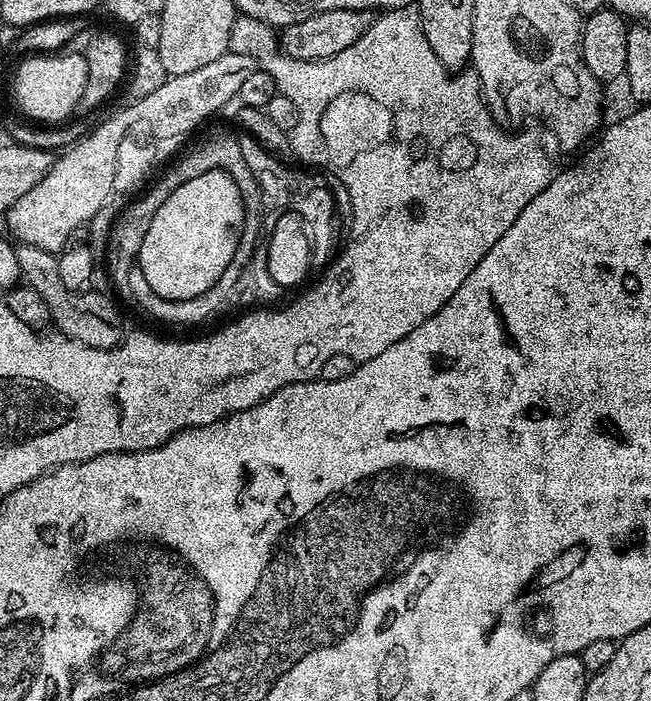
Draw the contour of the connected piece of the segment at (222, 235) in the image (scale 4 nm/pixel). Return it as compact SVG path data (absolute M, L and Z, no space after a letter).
M207 172L190 178L158 206L146 238L138 249L138 272L154 293L164 299L188 299L201 296L230 266L234 250L240 245L244 229L242 194L225 172Z

